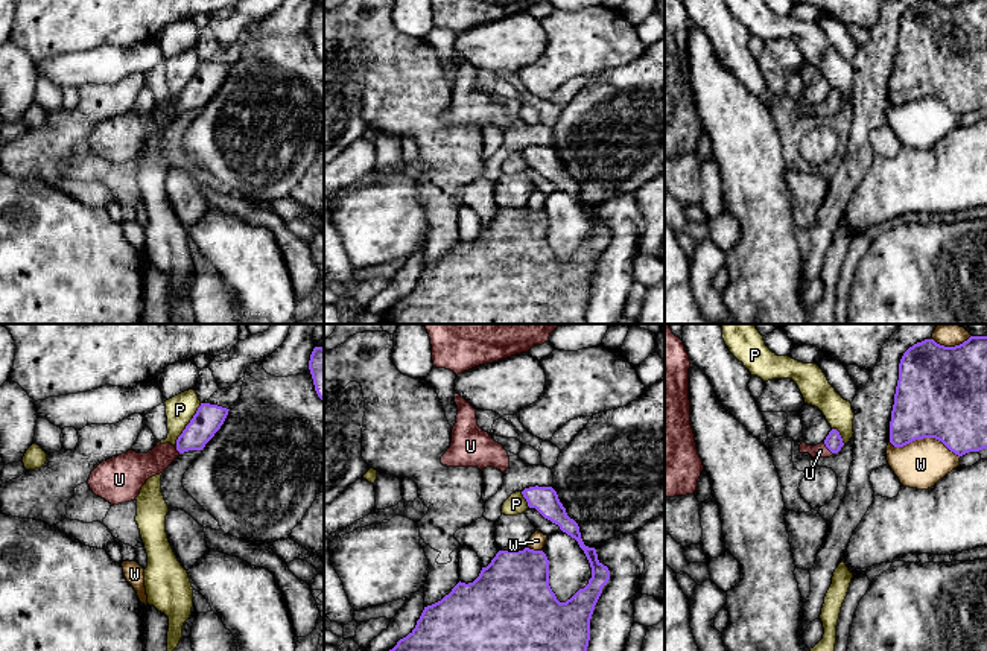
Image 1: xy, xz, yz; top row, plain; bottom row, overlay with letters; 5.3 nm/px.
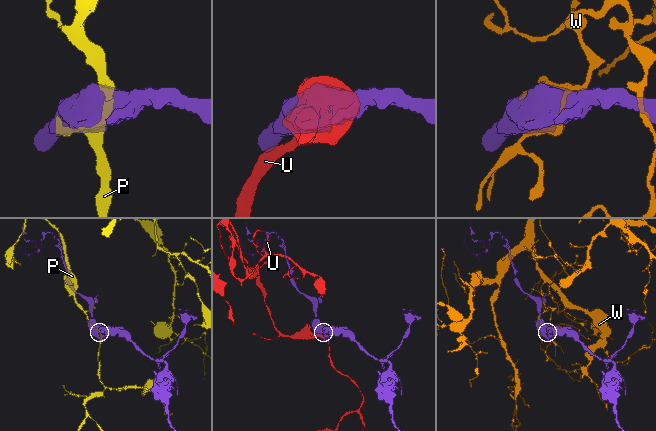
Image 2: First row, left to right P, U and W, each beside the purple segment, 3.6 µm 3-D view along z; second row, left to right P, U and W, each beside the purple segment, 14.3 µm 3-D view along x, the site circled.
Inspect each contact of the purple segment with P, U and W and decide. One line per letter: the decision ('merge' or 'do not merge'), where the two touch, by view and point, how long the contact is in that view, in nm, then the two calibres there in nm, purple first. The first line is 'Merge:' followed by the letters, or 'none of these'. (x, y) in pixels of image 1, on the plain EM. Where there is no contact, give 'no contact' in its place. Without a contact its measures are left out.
Merge: U
P: do not merge | xy (187, 84) | 280 nm | 150/160 nm
U: merge | yz (826, 105) | 90 nm | 90/80 nm
W: do not merge | yz (925, 96) | 380 nm | 480/260 nm

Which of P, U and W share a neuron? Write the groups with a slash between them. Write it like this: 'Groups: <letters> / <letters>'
Groups: P / U / W

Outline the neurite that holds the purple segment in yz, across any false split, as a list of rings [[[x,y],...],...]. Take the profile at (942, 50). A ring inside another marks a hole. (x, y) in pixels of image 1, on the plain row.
[[[922,0],[903,12],[891,70],[890,102],[903,106],[923,97],[941,100],[958,116],[987,108],[987,0],[964,0],[955,6]]]

